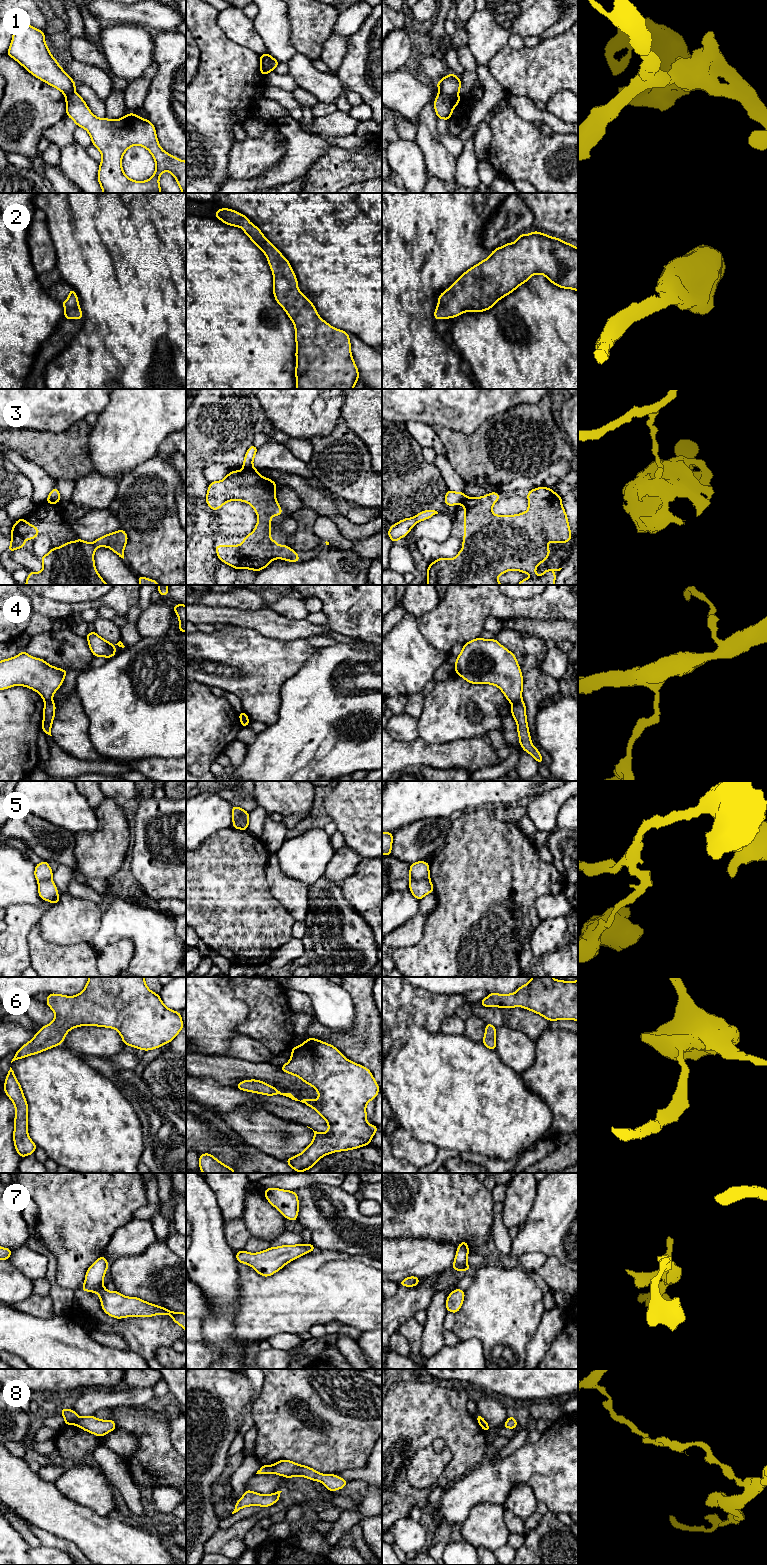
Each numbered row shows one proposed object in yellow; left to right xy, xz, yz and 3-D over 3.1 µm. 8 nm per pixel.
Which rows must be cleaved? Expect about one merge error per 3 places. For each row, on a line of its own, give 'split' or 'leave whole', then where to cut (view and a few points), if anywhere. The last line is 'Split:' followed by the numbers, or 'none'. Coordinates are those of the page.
1: split; cut in yz along (439, 91), (445, 94), (457, 95)
2: leave whole; no cut
3: split; cut in xz along (244, 468), (253, 469)
4: split; cut in yz along (521, 698), (512, 704)
5: split; cut in yz along (428, 878), (410, 882)
6: leave whole; no cut
7: leave whole; no cut
8: split; cut in xy along (79, 1417), (75, 1424)
Split: 1, 3, 4, 5, 8

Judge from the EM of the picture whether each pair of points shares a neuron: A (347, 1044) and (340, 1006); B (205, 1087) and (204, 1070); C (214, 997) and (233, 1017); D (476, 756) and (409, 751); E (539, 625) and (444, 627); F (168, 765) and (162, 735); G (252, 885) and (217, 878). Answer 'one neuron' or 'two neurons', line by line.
A: two neurons
B: two neurons
C: one neuron
D: one neuron
E: two neurons
F: two neurons
G: one neuron

